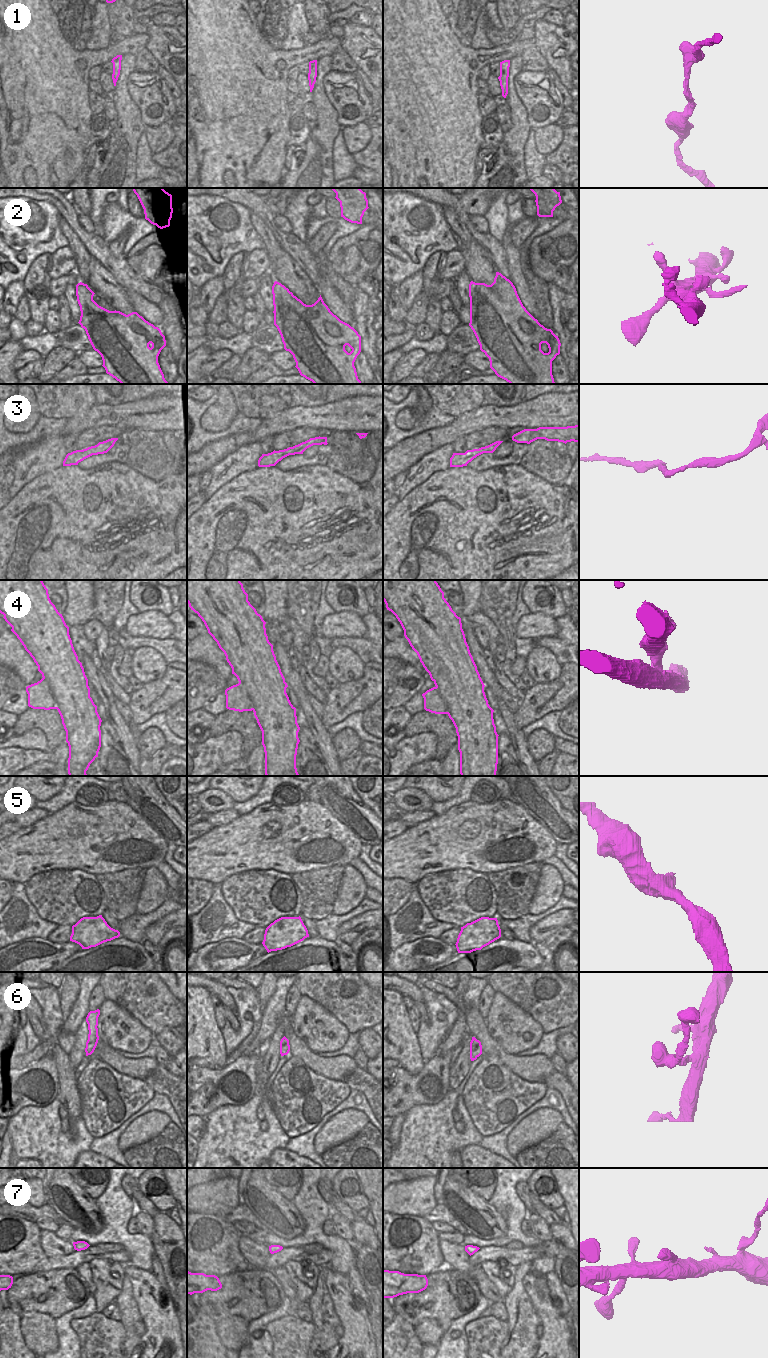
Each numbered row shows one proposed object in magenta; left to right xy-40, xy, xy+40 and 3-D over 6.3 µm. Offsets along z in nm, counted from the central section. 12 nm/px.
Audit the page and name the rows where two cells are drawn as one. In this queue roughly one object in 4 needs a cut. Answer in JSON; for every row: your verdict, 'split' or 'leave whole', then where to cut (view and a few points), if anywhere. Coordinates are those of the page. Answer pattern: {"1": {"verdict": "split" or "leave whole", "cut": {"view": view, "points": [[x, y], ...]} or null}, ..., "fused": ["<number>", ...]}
{"1": {"verdict": "leave whole", "cut": null}, "2": {"verdict": "leave whole", "cut": null}, "3": {"verdict": "leave whole", "cut": null}, "4": {"verdict": "split", "cut": {"view": "xy-40", "points": [[43, 677], [48, 682], [57, 708]]}}, "5": {"verdict": "leave whole", "cut": null}, "6": {"verdict": "leave whole", "cut": null}, "7": {"verdict": "leave whole", "cut": null}, "fused": ["4"]}

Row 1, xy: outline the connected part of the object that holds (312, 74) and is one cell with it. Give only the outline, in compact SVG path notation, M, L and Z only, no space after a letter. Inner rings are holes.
M313 60L309 62L308 80L309 80L310 92L312 92L314 88L316 77L317 77L317 60Z

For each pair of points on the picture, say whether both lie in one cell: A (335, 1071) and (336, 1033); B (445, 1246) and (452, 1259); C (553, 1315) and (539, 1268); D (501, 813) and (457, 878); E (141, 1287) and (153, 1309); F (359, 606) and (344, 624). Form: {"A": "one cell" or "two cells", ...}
{"A": "two cells", "B": "one cell", "C": "two cells", "D": "two cells", "E": "one cell", "F": "two cells"}

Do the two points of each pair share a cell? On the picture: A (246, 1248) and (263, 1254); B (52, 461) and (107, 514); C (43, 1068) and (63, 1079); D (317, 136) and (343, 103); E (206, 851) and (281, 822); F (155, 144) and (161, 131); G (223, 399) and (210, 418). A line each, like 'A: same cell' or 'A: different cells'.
A: same cell
B: different cells
C: different cells
D: different cells
E: same cell
F: same cell
G: same cell

